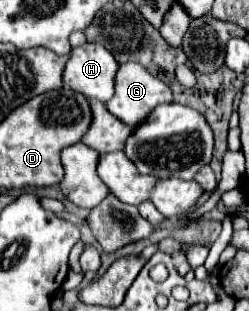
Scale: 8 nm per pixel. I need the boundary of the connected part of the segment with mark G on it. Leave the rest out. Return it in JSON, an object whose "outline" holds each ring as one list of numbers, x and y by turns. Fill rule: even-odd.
{"outline":[[125,62,115,74,115,94,107,102,109,112,127,126,145,120,153,106,173,102,171,88,149,74,141,64]]}

